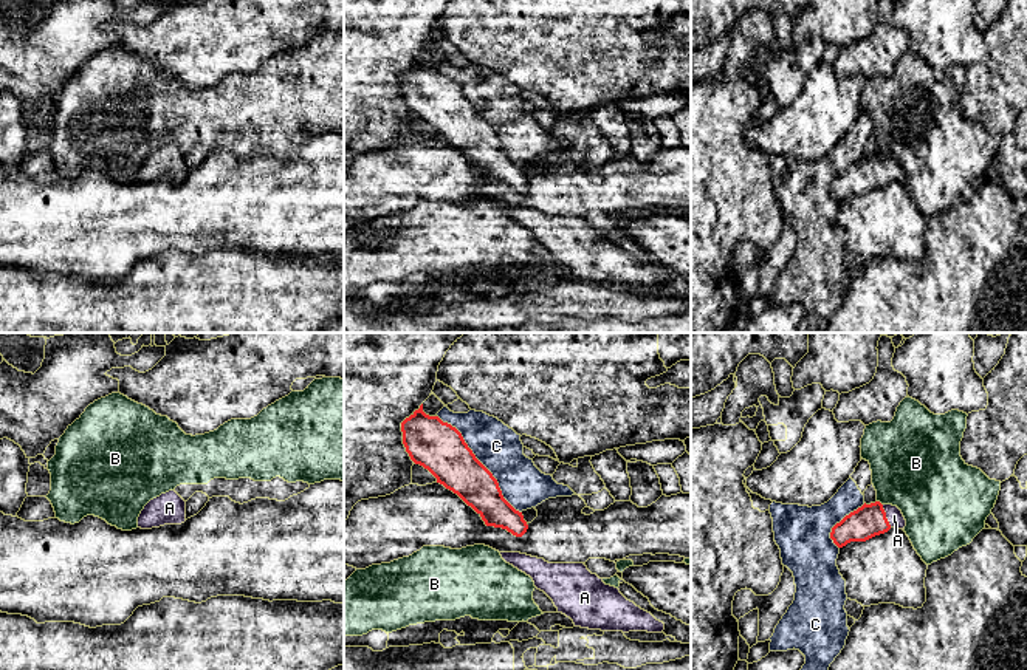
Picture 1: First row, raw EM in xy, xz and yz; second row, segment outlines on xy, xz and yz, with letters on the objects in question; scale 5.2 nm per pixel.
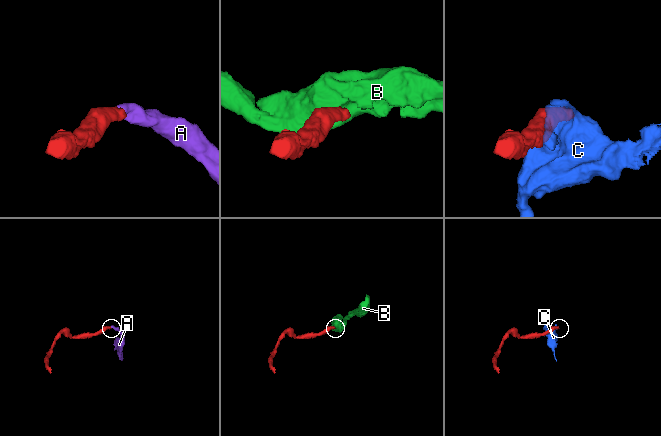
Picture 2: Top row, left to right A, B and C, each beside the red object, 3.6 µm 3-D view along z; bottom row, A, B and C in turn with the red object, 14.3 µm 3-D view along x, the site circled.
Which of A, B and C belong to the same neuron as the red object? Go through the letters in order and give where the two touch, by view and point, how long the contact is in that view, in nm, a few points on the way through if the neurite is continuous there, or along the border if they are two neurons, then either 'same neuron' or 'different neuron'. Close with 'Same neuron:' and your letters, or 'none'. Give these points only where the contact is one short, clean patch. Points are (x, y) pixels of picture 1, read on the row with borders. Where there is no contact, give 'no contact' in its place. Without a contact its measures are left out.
A: meets red in yz at (885, 516); contact 130 nm long; runs through yz (869, 520), (885, 516), (894, 516); same neuron
B: meets red in yz at (880, 503); contact 40 nm long; border along yz (877, 500), (882, 505); different neuron
C: meets red in xz at (480, 463); contact 650 nm long; different neuron
Same neuron: A

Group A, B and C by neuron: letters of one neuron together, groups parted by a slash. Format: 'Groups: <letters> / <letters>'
Groups: A / B / C

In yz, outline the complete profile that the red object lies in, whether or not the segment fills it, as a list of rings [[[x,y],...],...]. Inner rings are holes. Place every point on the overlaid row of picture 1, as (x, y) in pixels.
[[[880,501],[864,503],[832,528],[830,538],[843,548],[850,542],[866,542],[891,528],[905,529],[905,526],[906,520],[897,506]]]

